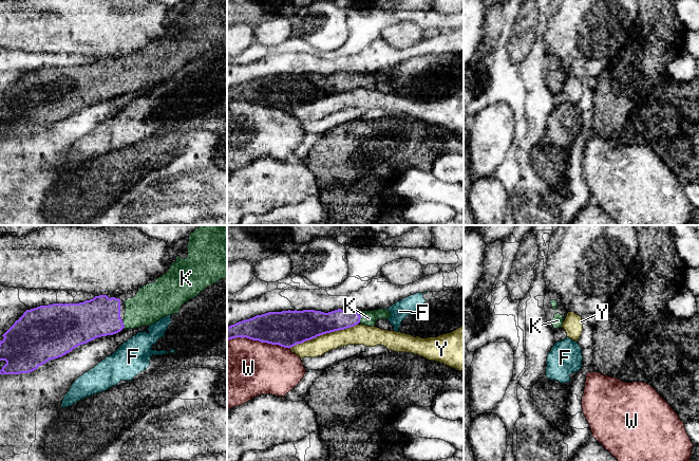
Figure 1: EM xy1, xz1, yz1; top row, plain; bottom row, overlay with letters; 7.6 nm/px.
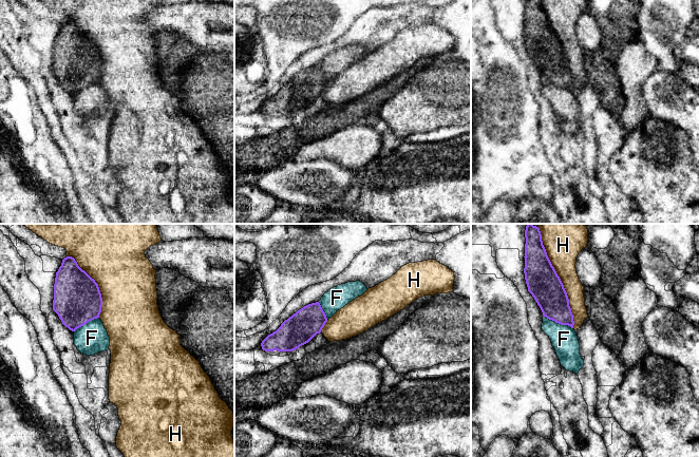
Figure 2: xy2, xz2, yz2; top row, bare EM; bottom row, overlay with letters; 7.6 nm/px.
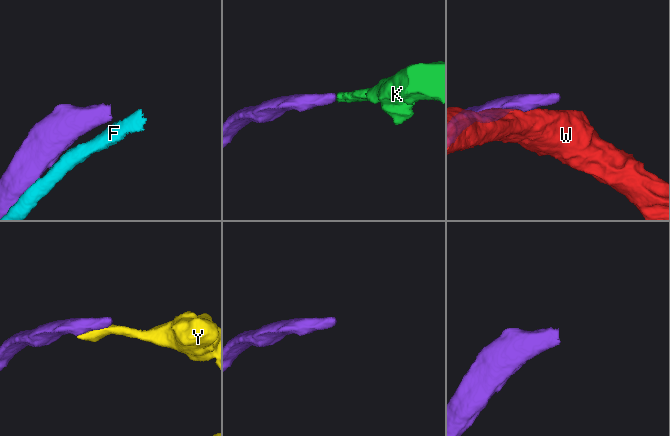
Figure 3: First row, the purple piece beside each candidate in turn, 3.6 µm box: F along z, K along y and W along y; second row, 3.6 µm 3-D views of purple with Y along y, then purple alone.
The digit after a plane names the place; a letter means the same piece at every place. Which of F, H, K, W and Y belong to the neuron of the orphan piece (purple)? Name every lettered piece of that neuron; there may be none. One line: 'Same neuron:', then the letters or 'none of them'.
Same neuron: K

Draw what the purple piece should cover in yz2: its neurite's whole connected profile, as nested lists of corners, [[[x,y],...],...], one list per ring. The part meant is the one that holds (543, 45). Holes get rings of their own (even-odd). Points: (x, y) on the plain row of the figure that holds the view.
[[[525,0],[525,43],[543,79],[573,92],[574,84],[564,49],[552,30],[542,0]]]

